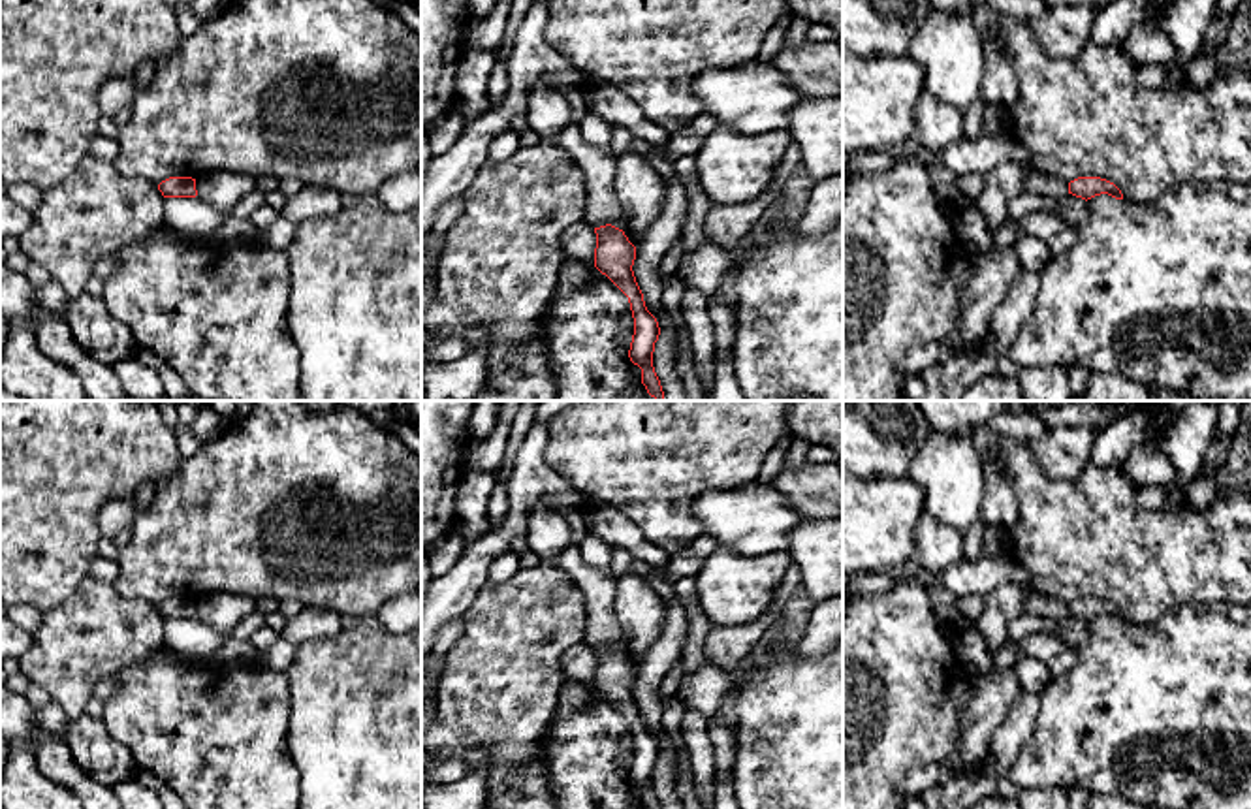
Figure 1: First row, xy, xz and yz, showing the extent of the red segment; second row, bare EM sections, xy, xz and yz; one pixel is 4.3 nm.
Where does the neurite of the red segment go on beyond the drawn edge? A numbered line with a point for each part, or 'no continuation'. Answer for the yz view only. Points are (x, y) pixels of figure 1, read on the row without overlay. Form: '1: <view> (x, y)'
no continuation

